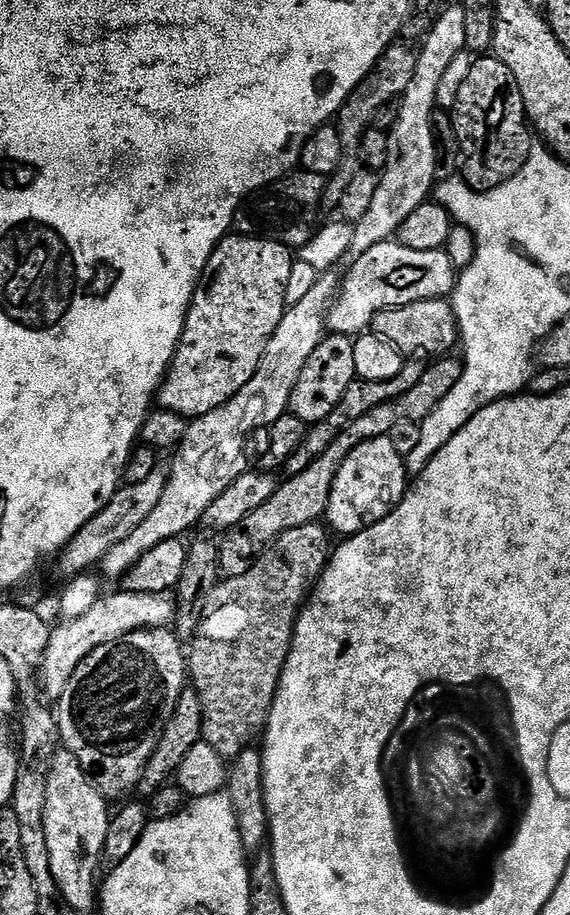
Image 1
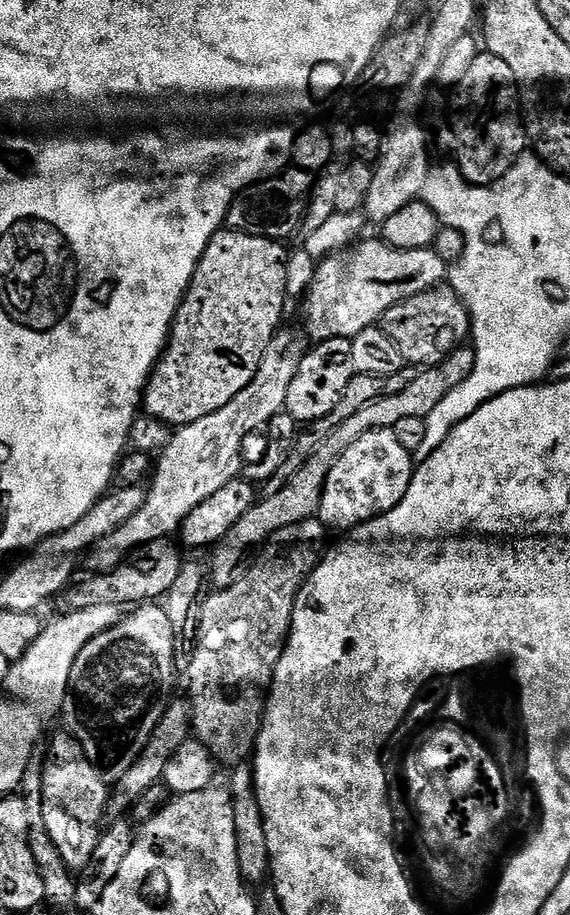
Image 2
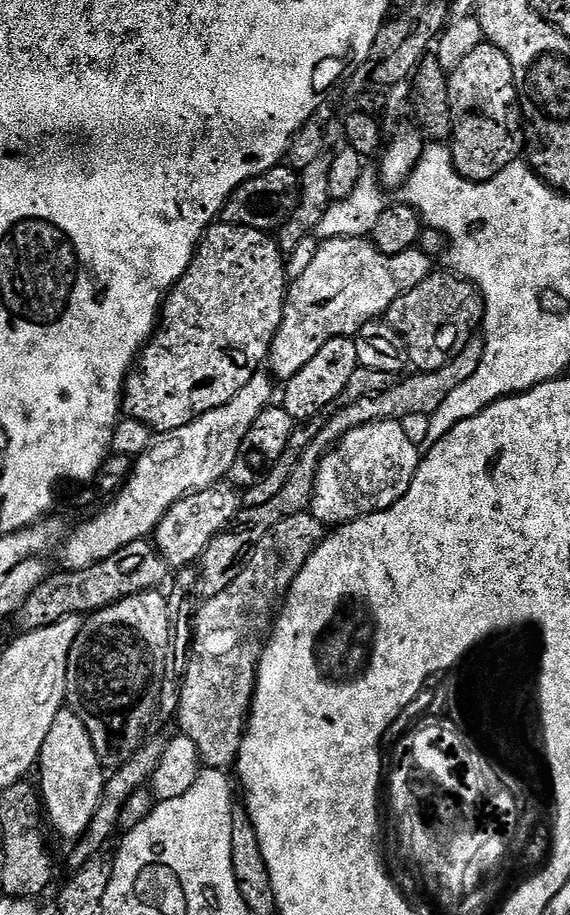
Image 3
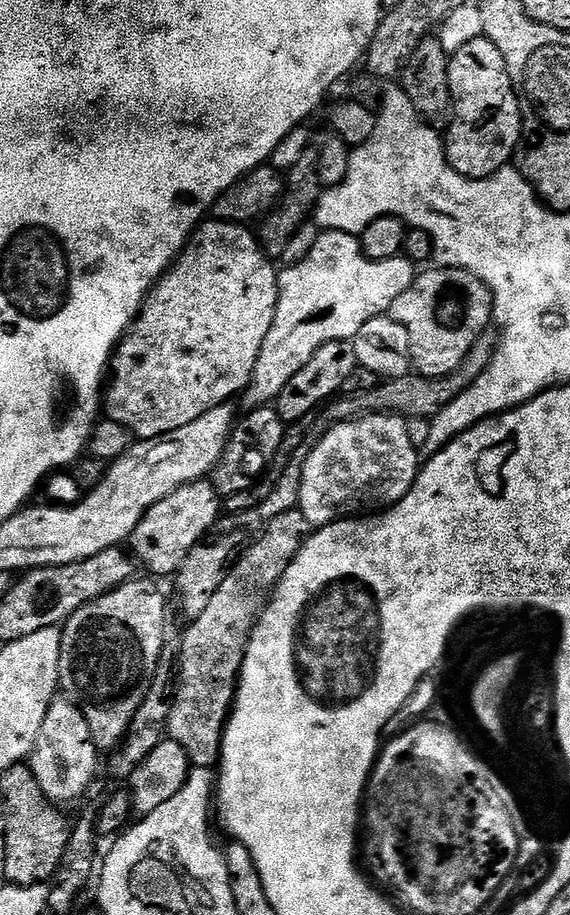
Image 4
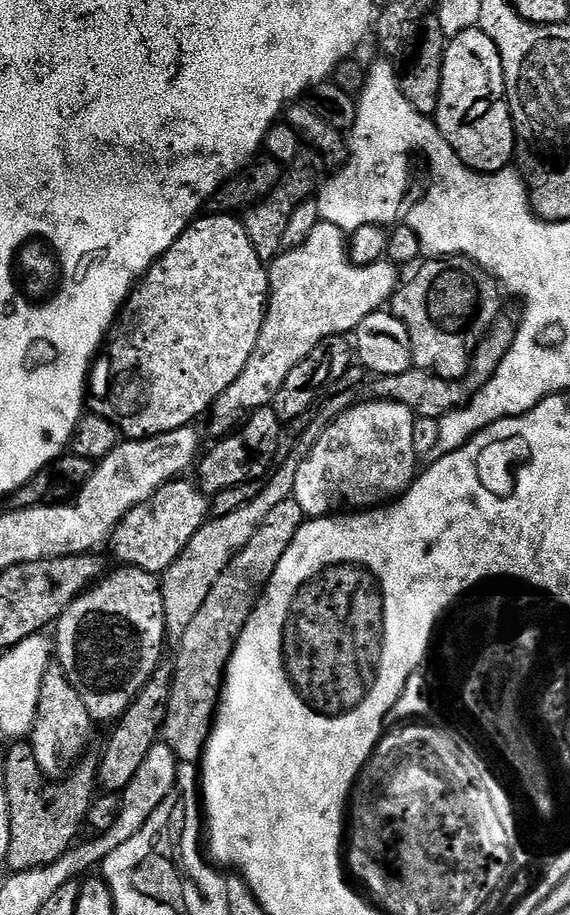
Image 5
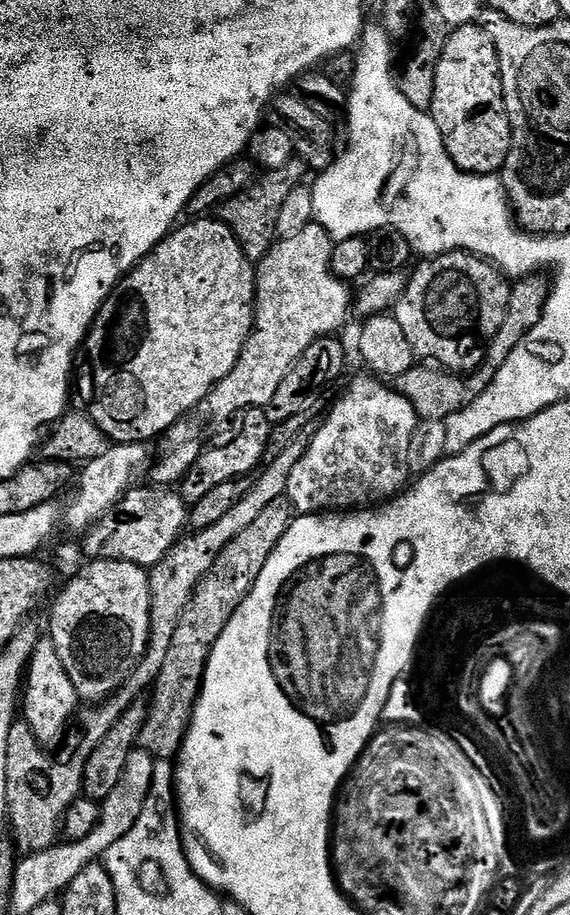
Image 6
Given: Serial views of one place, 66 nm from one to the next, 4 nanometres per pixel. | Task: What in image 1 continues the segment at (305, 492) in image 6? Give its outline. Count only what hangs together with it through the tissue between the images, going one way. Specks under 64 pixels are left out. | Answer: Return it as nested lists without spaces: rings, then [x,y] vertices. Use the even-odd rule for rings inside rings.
[[[387,435],[370,438],[346,454],[346,462],[342,462],[338,478],[334,478],[326,513],[327,527],[335,535],[337,532],[340,538],[358,534],[389,516],[402,502],[409,487],[410,473],[406,457],[394,450],[394,442],[390,442]]]

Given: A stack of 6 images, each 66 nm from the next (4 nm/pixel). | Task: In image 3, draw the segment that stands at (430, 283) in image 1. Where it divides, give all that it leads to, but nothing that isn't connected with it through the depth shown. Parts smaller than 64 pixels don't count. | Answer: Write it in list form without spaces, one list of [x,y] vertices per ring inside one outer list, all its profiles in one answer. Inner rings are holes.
[[[358,236],[317,243],[310,266],[289,283],[284,317],[266,361],[271,375],[287,382],[330,338],[355,337],[363,324],[383,317],[394,298],[419,286],[433,271],[432,264],[430,257],[419,250],[387,256],[375,248],[371,239]]]

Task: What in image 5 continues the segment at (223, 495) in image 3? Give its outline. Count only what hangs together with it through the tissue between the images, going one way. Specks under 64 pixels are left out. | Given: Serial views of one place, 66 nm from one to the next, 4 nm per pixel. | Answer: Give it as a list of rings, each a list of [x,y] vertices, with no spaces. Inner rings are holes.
[[[177,478],[163,484],[146,502],[134,506],[123,518],[110,537],[112,552],[121,565],[140,568],[143,572],[162,574],[182,554],[194,534],[209,519],[209,497],[188,478]]]

